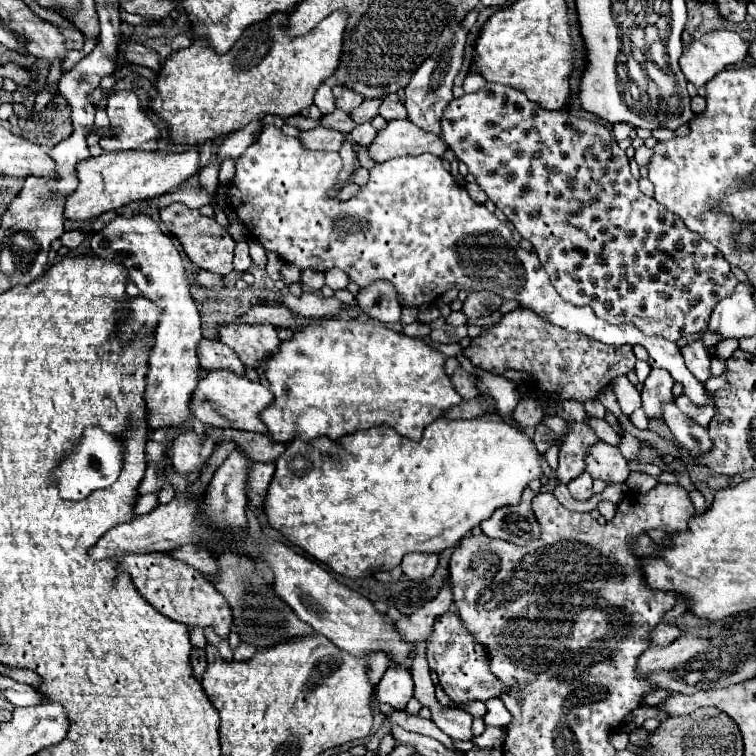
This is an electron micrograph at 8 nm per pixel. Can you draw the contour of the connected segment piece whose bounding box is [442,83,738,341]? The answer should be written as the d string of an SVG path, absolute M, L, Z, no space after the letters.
M486 83L476 93L468 93L468 95L462 95L460 99L452 99L452 103L448 105L448 109L444 111L444 117L442 117L442 137L448 143L448 147L456 153L456 157L468 165L468 171L476 177L476 183L486 191L488 199L508 217L508 221L514 225L514 229L534 245L538 259L542 261L546 273L552 279L552 285L572 305L590 305L598 317L602 317L610 323L632 321L646 335L662 335L670 341L676 341L680 337L704 331L708 327L712 307L722 297L728 297L734 291L738 281L730 271L730 263L726 263L726 259L722 259L720 251L712 243L702 239L698 233L690 231L682 223L682 219L678 219L678 215L670 213L656 199L646 197L638 189L638 181L630 175L626 151L618 147L618 143L616 143L616 139L612 139L610 131L604 125L600 125L598 121L574 117L566 109L556 109L556 111L544 109L538 103L532 103L518 89L512 89L506 85L496 85L496 83Z

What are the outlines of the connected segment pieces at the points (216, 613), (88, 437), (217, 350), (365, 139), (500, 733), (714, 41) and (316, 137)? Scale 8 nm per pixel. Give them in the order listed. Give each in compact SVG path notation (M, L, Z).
M142 553L142 555L124 555L118 561L120 571L128 571L140 595L156 607L162 615L186 623L188 627L214 627L220 637L228 637L232 611L226 599L216 591L216 587L206 579L204 573L186 565L184 561L172 557L170 553Z
M90 427L82 435L80 443L74 447L72 455L66 461L62 461L62 467L58 467L54 471L54 477L56 477L56 487L60 491L60 497L74 501L74 499L84 499L86 495L90 495L96 489L110 487L118 479L120 469L122 469L120 441L112 435L106 435L98 427Z
M202 339L198 345L198 359L200 359L200 367L206 371L228 369L236 375L246 375L246 367L238 359L238 355L230 347L222 345L220 341Z
M364 123L364 125L358 125L352 133L350 133L350 137L352 137L352 141L354 143L358 143L358 145L362 145L362 147L368 147L374 139L376 139L376 129L370 125L370 123Z
M486 725L484 733L478 735L472 743L476 743L478 747L500 747L504 743L504 737L506 737L506 727Z
M712 31L712 33L704 33L700 39L694 39L690 43L690 47L682 51L680 57L680 69L684 73L684 77L694 85L694 87L702 87L706 85L714 75L718 75L720 71L724 71L730 65L742 63L748 57L748 43L734 31Z
M314 127L310 131L300 133L300 141L310 149L322 149L322 151L338 151L344 135L340 131L328 129L328 127Z

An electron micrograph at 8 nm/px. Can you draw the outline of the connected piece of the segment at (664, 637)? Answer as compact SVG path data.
M662 621L662 623L658 623L658 627L654 627L654 631L650 633L650 639L652 639L654 645L668 645L668 643L672 643L674 639L678 639L680 633L682 633L680 627Z

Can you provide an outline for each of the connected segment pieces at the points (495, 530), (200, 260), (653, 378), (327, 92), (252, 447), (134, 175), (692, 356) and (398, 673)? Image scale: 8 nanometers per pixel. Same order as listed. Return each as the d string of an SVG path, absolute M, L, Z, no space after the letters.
M528 487L522 493L522 501L518 505L500 507L492 513L490 519L482 521L480 529L484 535L494 539L504 539L514 545L526 545L540 533L538 521L534 519L534 511L530 507L534 493Z
M172 203L160 209L160 219L166 225L166 229L180 241L184 253L194 265L220 275L228 275L232 271L232 253L236 243L230 237L230 233L214 221L214 217L204 217L196 209L190 209L182 203Z
M652 369L642 389L642 409L648 419L662 419L662 405L674 401L672 395L674 379L670 379L668 371Z
M322 83L314 95L314 105L322 111L322 115L328 115L328 113L334 113L336 109L336 103L334 103L334 95L332 95L332 89Z
M214 429L214 431L210 431L210 437L212 437L214 443L220 443L220 441L224 441L224 439L234 439L236 445L242 447L242 451L246 451L246 455L248 455L252 461L262 461L262 463L276 461L276 459L286 451L286 445L274 443L268 435L250 433L250 431Z
M194 145L182 153L158 153L158 151L110 151L100 157L90 157L78 163L78 187L66 197L64 217L72 221L88 221L106 211L116 211L132 201L160 197L192 175L200 173L200 147Z
M702 335L682 347L682 357L686 361L686 367L694 373L694 377L700 383L704 383L704 381L708 381L712 377L712 373L710 373L712 351L710 351L710 347L704 345Z
M390 665L380 683L376 685L378 701L388 703L400 711L406 709L406 703L412 699L412 695L414 695L414 681L410 671L396 665Z

